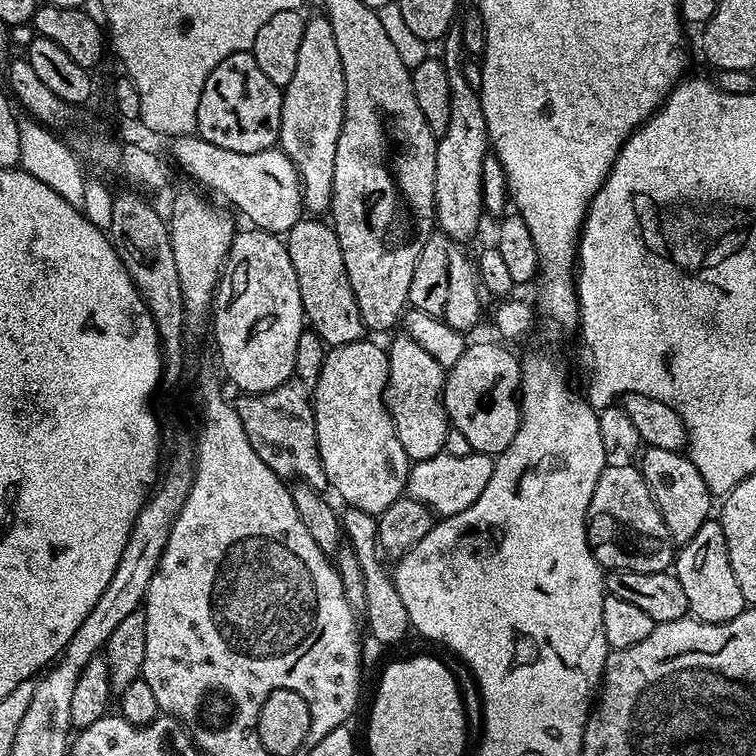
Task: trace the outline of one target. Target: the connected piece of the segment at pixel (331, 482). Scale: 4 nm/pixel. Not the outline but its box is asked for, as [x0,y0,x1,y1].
[312,339,410,514]

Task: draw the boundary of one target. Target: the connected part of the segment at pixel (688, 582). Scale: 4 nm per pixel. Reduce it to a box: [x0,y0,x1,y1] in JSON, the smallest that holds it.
[674,518,746,624]

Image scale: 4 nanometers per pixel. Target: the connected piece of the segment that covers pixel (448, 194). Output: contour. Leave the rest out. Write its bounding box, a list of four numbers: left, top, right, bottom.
[434,27,489,242]

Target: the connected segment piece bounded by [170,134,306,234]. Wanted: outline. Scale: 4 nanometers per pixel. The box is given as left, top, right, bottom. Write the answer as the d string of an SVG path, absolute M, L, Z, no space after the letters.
M198 134L171 137L170 144L172 156L185 174L193 176L200 184L206 184L222 199L229 200L224 202L237 213L240 211L251 227L287 234L305 215L300 176L279 147L258 150L254 154L238 154L238 150L225 150L222 146L214 146L214 142L206 142Z

